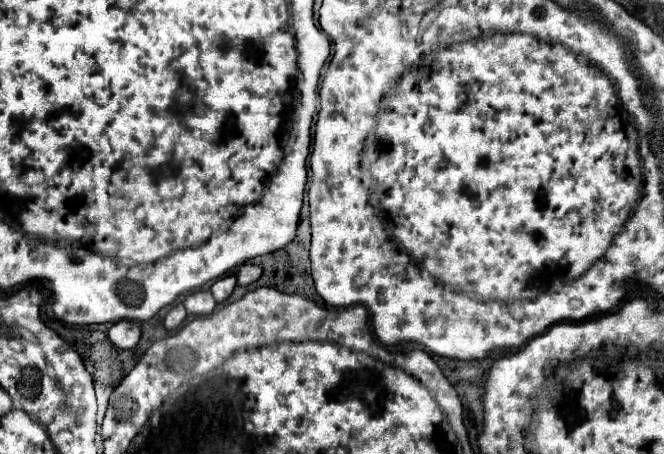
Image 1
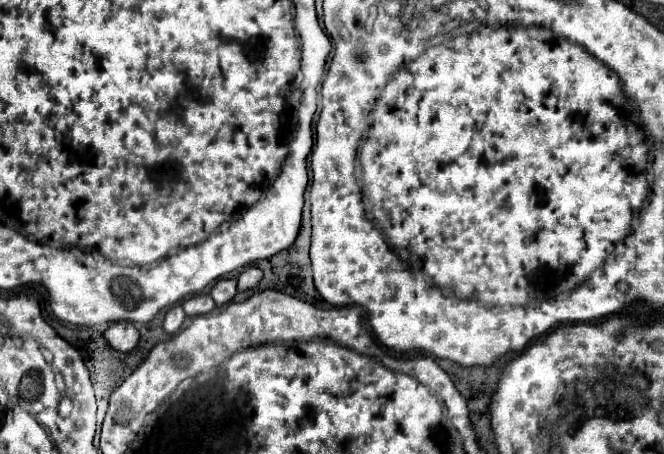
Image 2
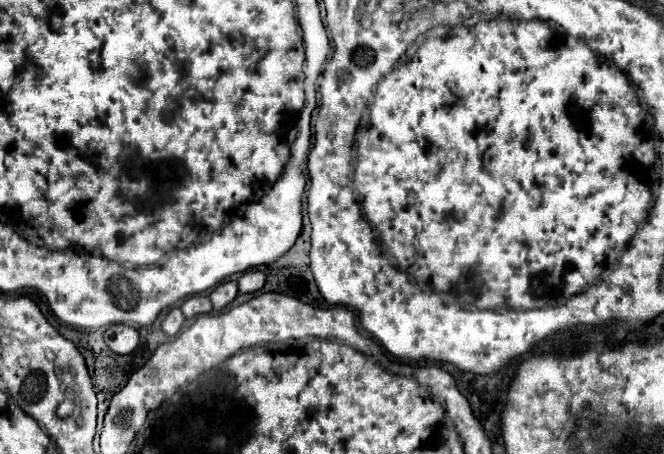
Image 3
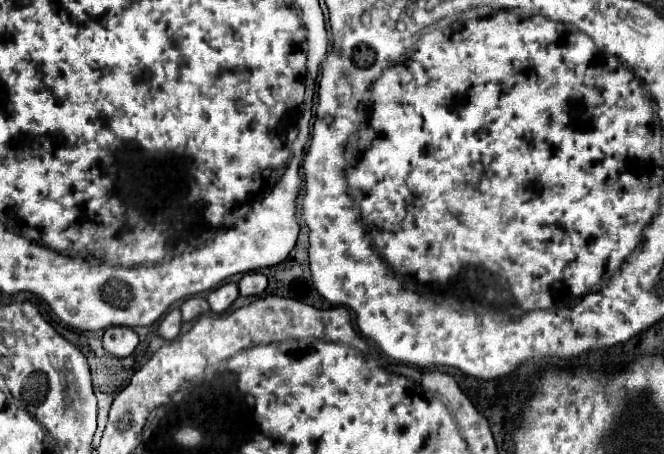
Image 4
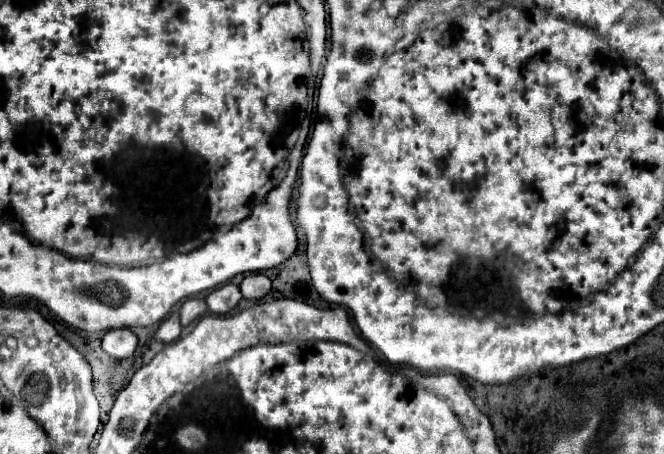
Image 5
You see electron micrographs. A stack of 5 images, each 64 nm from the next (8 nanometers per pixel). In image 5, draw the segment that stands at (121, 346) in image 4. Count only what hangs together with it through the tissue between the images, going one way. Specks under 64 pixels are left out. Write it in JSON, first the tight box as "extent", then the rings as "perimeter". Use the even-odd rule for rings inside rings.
{"extent":[102,328,138,360],"perimeter":[[[118,328],[118,330],[108,330],[106,336],[102,338],[102,350],[116,360],[130,358],[138,346],[138,338],[132,330],[128,328]]]}

